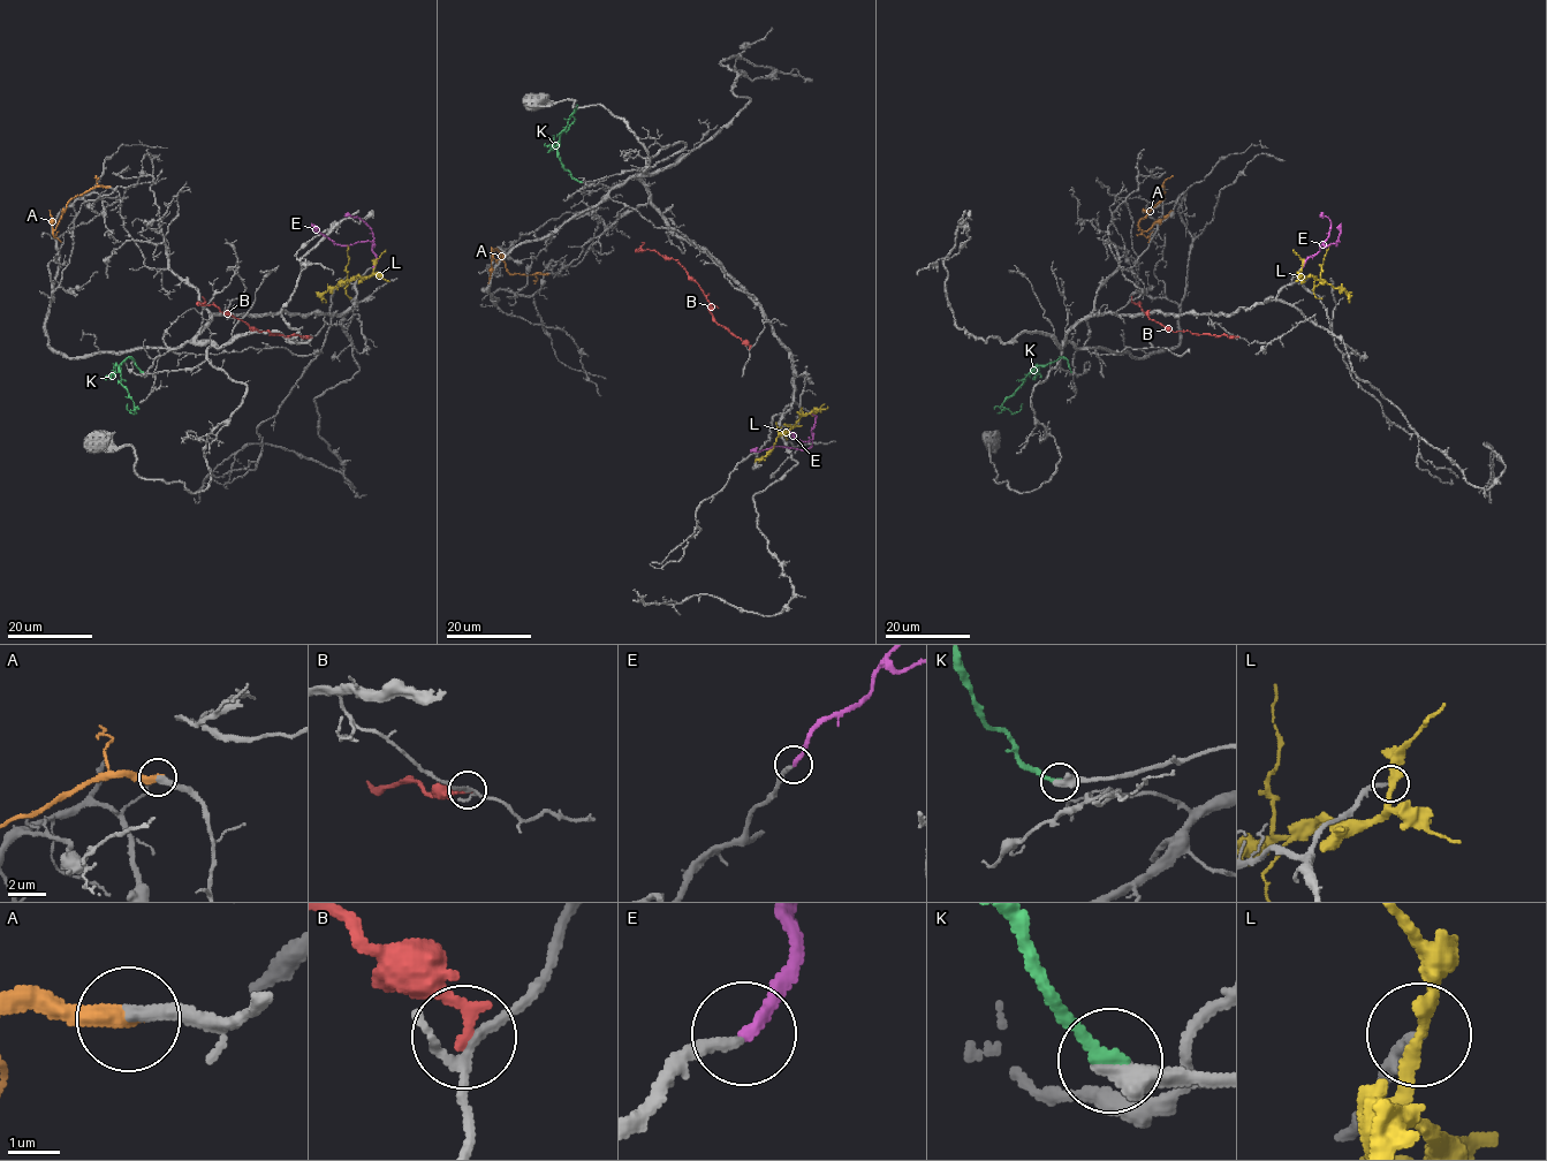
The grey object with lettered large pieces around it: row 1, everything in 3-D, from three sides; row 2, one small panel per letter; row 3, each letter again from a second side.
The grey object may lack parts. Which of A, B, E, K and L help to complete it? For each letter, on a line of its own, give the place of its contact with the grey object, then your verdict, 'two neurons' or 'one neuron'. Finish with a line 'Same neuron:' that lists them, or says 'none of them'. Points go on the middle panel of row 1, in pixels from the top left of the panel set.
A: meets grey at (547, 274); one neuron
B: meets grey at (749, 348); two neurons
E: meets grey at (812, 412); one neuron
K: meets grey at (581, 182); one neuron
L: meets grey at (812, 412); two neurons
Same neuron: A, E, K

